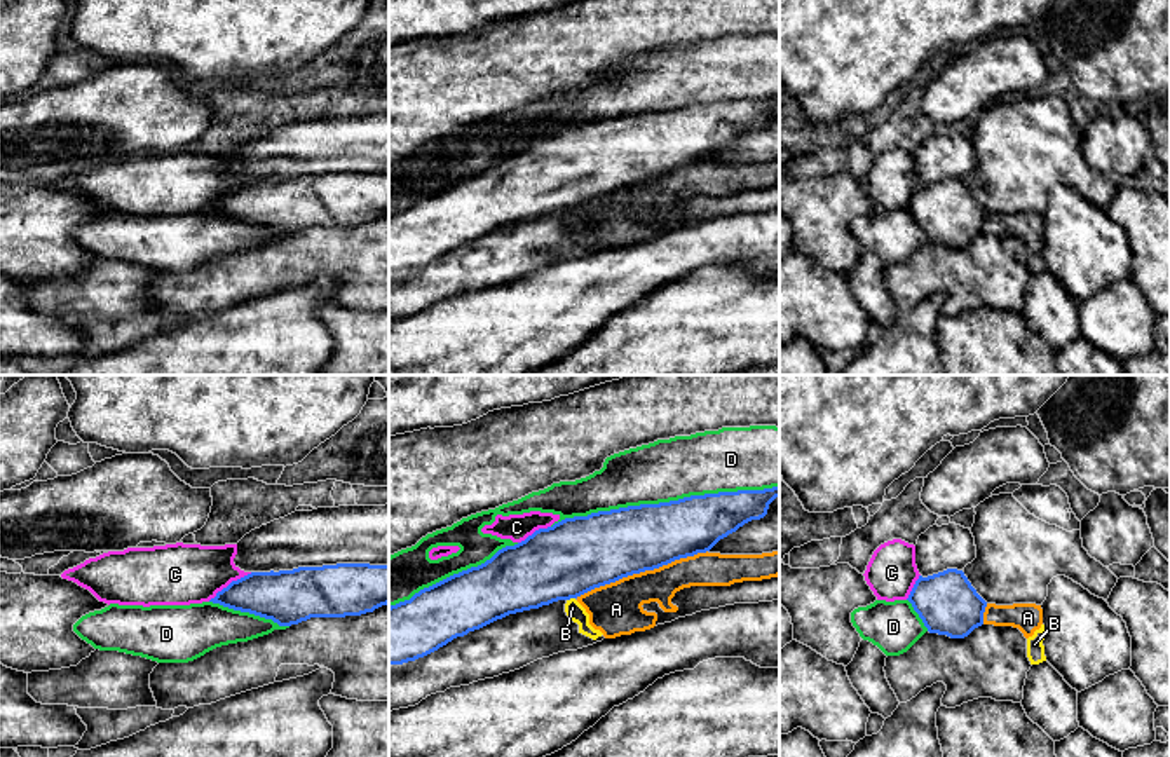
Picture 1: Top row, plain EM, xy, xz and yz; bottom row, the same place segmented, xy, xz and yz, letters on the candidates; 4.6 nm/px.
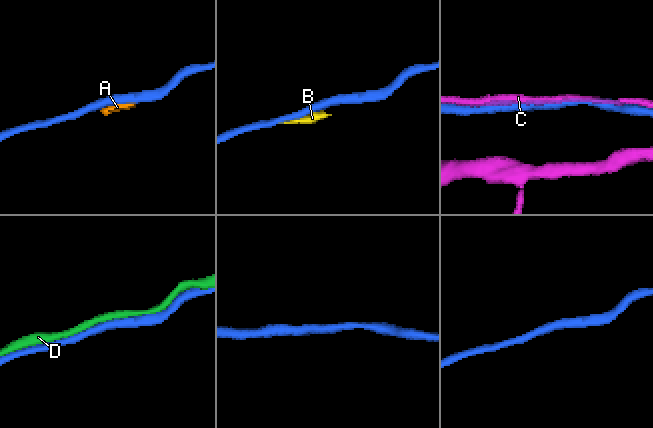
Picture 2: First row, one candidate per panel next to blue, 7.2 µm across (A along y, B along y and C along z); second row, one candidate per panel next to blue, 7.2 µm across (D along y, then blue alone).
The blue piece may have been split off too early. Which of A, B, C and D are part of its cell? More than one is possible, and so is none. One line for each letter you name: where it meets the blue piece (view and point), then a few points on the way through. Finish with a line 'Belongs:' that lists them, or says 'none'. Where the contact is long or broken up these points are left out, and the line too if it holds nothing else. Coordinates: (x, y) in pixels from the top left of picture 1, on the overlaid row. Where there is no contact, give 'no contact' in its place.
Belongs: none

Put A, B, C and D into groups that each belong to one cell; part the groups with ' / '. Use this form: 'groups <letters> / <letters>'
groups A B / C / D

